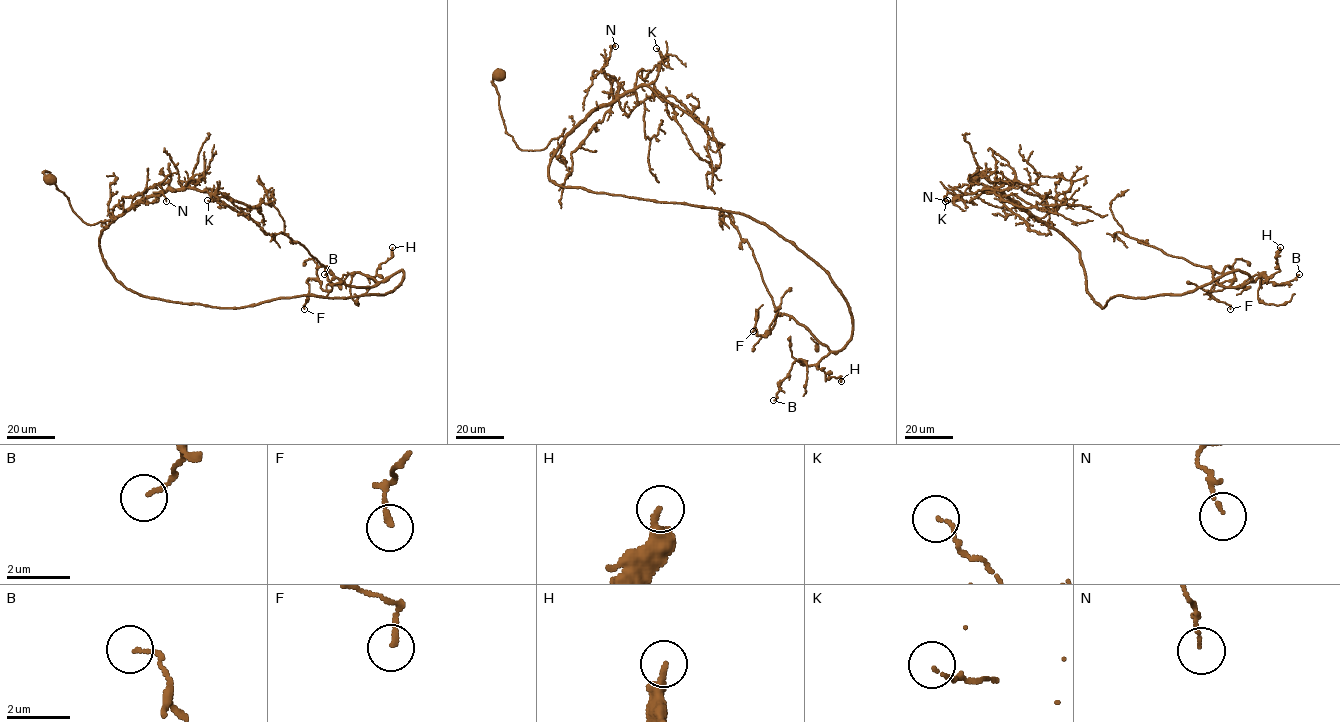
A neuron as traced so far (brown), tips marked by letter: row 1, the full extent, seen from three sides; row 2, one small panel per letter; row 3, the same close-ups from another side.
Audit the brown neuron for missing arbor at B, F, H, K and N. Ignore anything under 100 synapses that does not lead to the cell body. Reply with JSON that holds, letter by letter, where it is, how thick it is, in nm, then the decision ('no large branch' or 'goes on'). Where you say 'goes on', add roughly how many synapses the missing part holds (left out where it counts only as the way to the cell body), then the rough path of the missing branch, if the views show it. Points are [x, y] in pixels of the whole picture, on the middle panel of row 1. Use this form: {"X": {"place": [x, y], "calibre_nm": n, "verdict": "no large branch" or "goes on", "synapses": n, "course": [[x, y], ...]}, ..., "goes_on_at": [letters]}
{"B": {"place": [773, 400], "calibre_nm": 110, "verdict": "no large branch"}, "F": {"place": [753, 331], "calibre_nm": 170, "verdict": "no large branch"}, "H": {"place": [841, 381], "calibre_nm": 320, "verdict": "no large branch"}, "K": {"place": [656, 48], "calibre_nm": 100, "verdict": "no large branch"}, "N": {"place": [615, 46], "calibre_nm": 100, "verdict": "no large branch"}, "goes_on_at": []}

